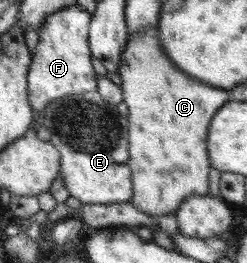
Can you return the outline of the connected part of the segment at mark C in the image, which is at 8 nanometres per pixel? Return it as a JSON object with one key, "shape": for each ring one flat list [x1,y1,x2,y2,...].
{"shape":[[157,29,134,31,128,36,128,44,122,51,122,61,117,72,122,80,123,101,128,107,128,140,129,160,131,169,133,206,157,221,162,215,176,214,179,205,190,196,210,195,208,188,208,154,206,154,206,134,208,124,216,110,224,106,231,98,223,88,214,88,190,77,178,68,171,60,160,43]]}

